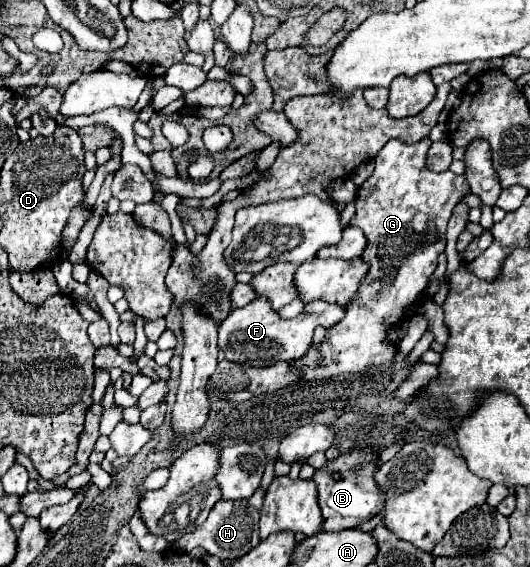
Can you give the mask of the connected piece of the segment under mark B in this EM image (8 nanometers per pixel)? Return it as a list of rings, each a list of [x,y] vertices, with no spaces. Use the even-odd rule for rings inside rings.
[[[374,447],[364,449],[352,449],[346,455],[336,457],[334,461],[328,461],[328,467],[322,467],[316,471],[314,481],[318,485],[318,503],[324,517],[324,531],[338,531],[338,529],[352,529],[360,527],[364,521],[372,519],[382,511],[384,505],[384,493],[378,489],[374,481],[374,473],[378,471],[378,451]]]

